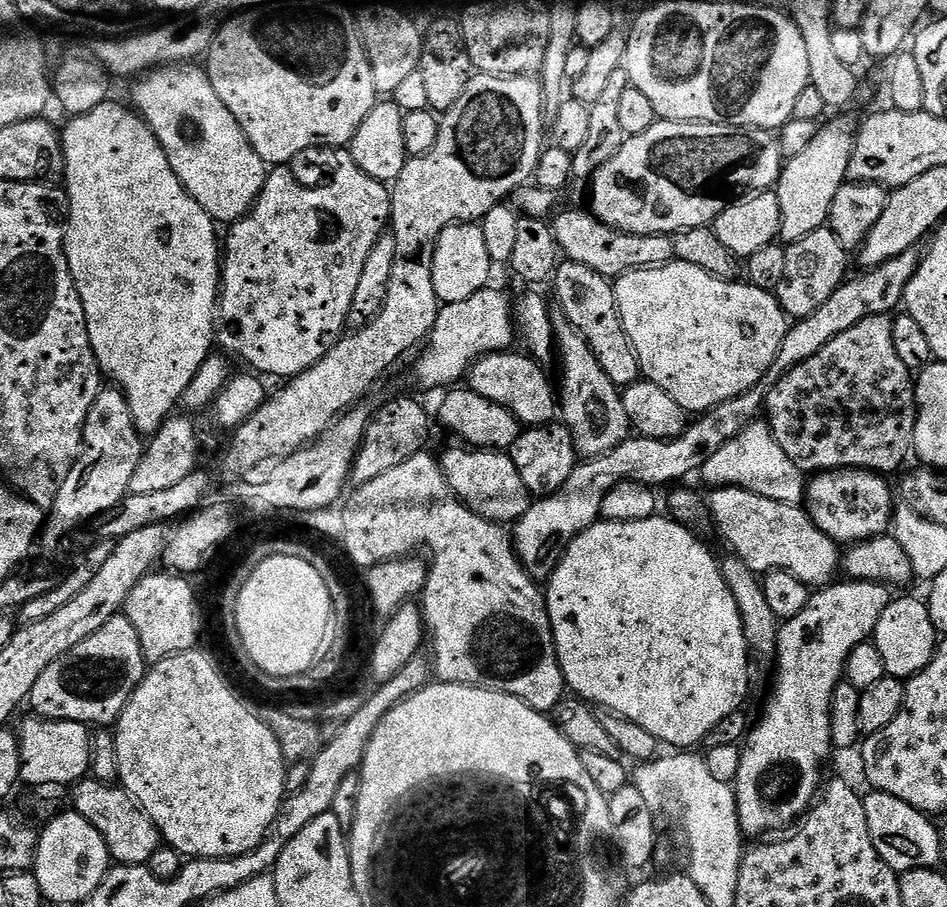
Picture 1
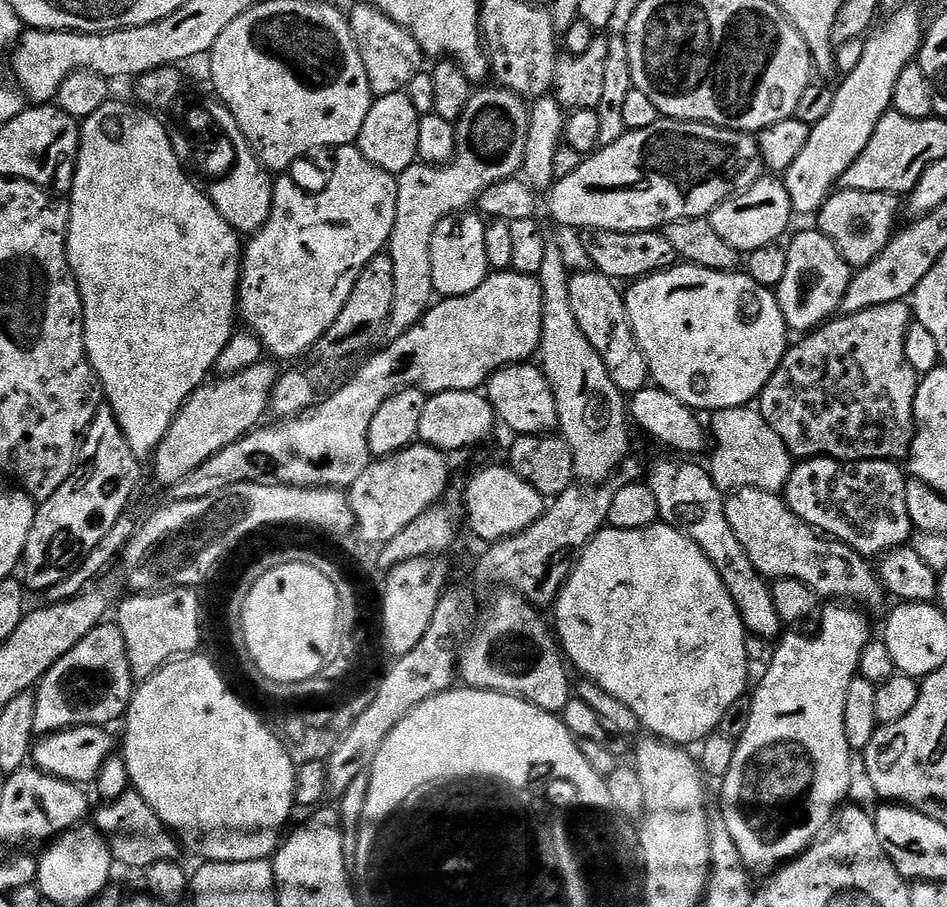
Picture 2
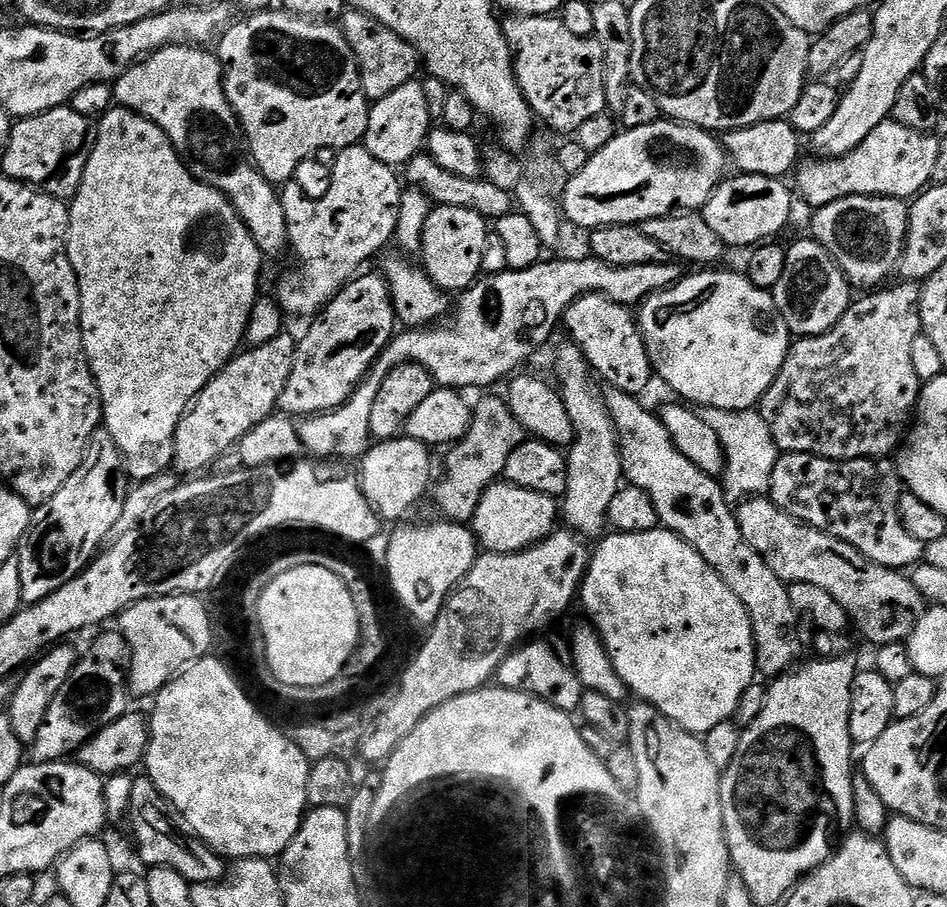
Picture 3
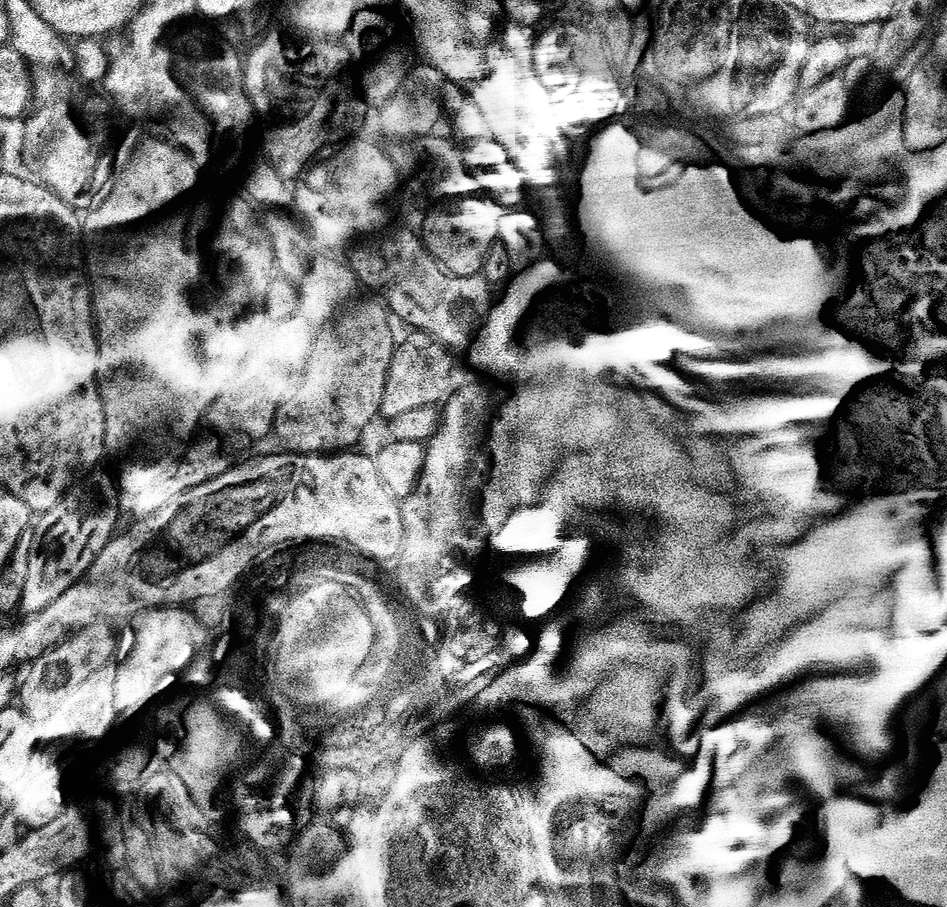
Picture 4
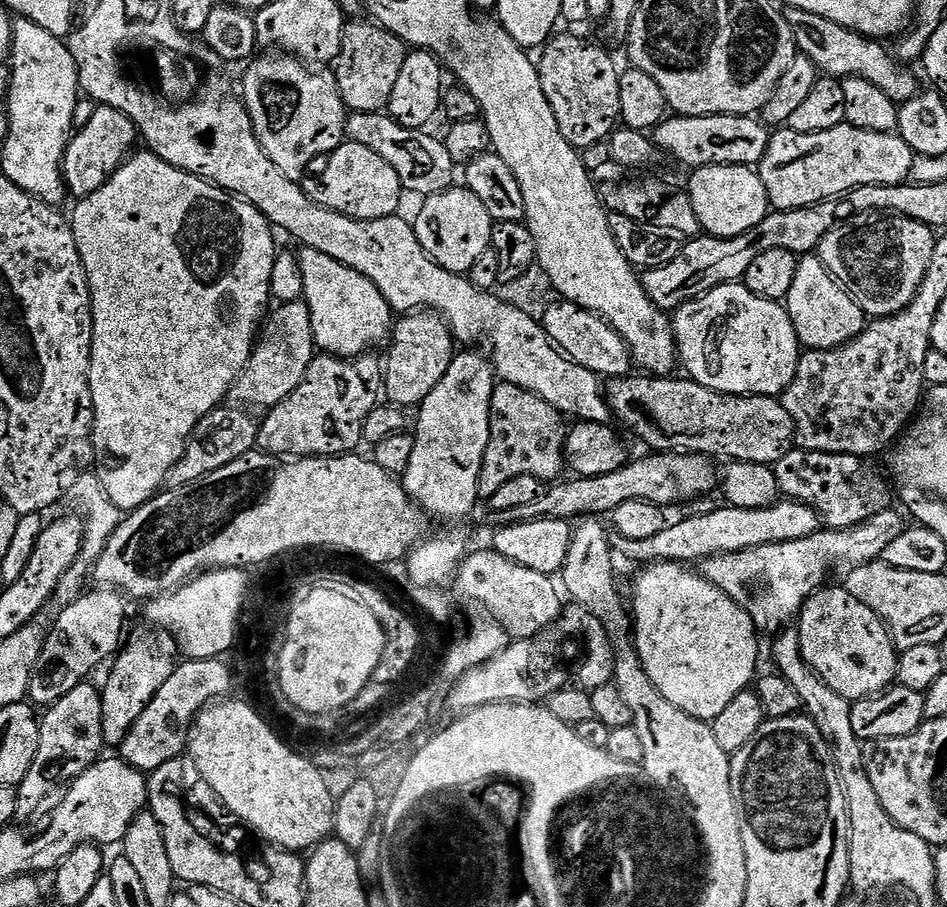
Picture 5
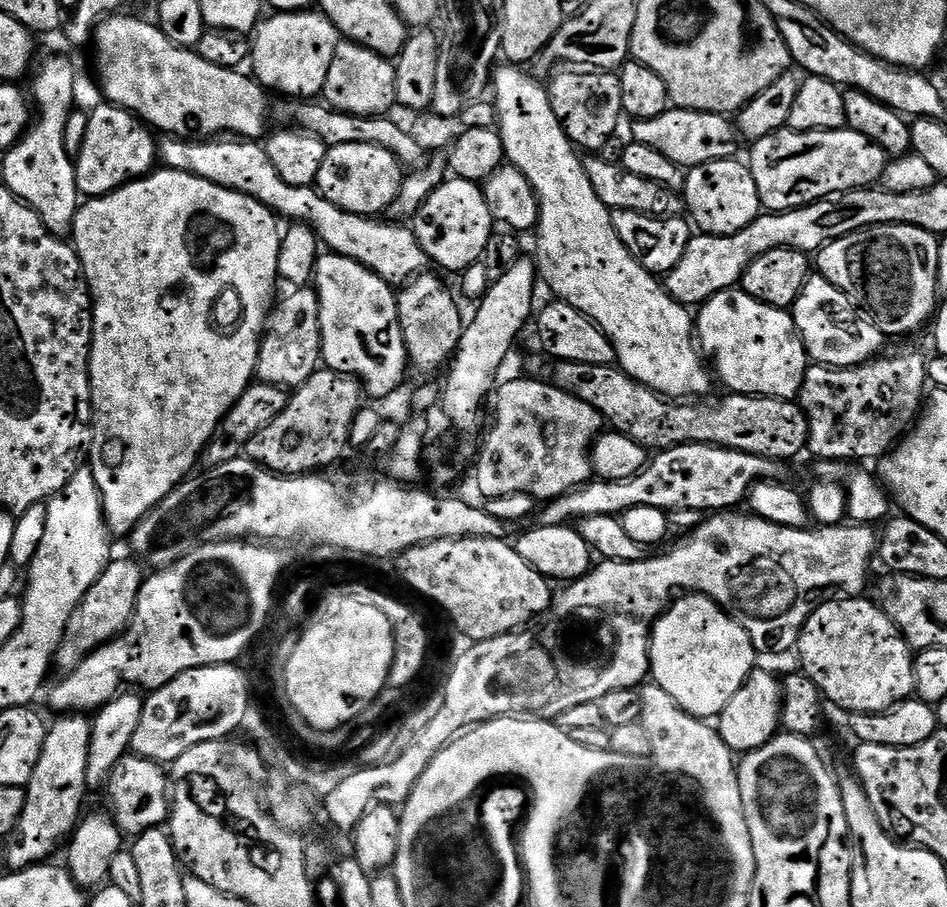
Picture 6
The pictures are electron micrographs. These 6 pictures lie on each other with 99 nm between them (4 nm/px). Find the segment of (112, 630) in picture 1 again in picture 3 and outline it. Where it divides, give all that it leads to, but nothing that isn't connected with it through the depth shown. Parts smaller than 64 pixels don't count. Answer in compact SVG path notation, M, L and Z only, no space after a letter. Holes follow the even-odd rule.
M115 635L104 636L100 640L100 645L93 650L89 656L81 655L77 659L76 664L72 668L72 673L66 678L66 682L62 686L60 693L56 695L50 702L48 707L48 717L42 722L42 726L38 726L38 738L34 738L34 742L30 746L30 756L36 762L51 762L54 760L64 760L71 754L79 753L80 747L92 739L104 729L105 722L115 720L116 717L124 715L126 705L124 705L124 696L126 697L126 676L116 665L116 659L121 659L122 648L118 643Z

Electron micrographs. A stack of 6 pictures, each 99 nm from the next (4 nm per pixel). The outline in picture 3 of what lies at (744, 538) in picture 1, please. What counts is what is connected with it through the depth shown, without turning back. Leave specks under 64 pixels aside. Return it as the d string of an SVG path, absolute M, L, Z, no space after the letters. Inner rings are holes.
M749 498L735 509L736 521L742 530L742 538L746 538L749 546L764 559L770 570L774 570L774 574L778 574L780 580L788 584L809 584L818 590L826 590L826 594L830 594L830 598L834 598L834 602L838 602L838 606L846 610L854 628L856 624L857 630L872 643L872 646L898 644L907 637L922 611L922 597L909 575L871 561L846 541L840 541L828 532L796 520L768 498L756 499L760 498Z

